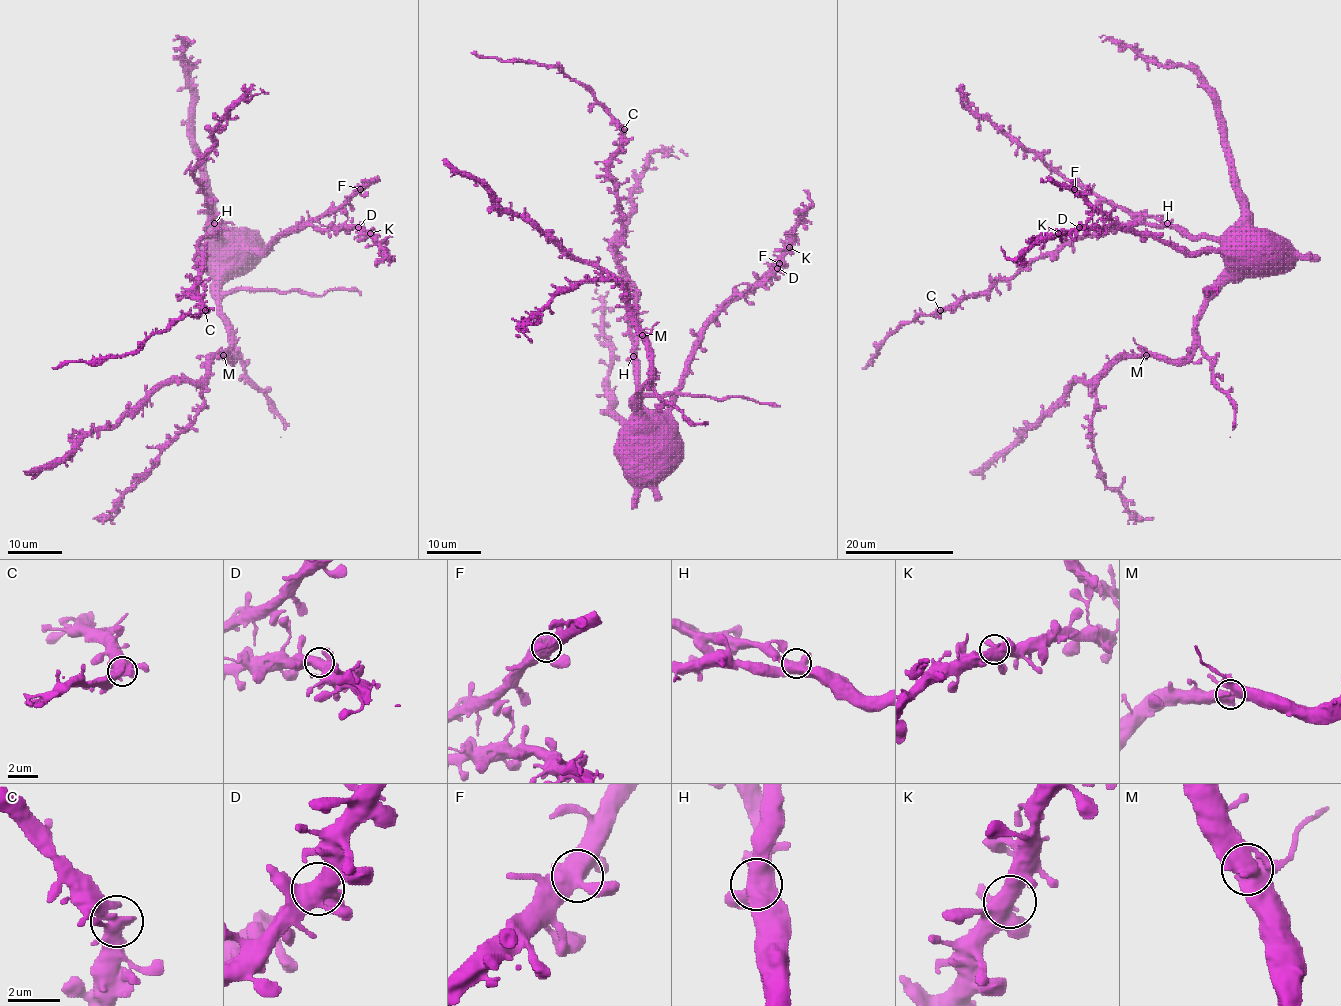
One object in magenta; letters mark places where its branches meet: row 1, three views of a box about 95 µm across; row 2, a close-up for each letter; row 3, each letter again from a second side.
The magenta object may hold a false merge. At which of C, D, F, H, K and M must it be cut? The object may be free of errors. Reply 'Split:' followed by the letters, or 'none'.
Split: none

